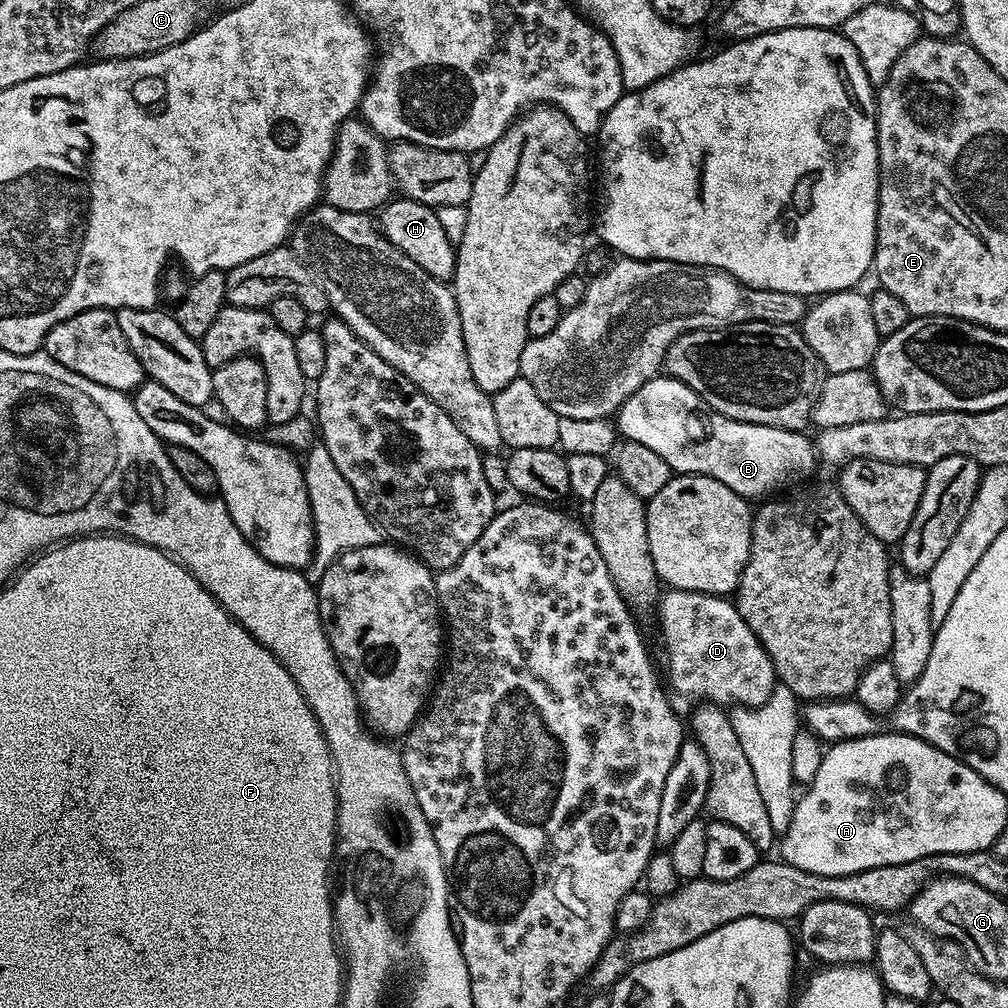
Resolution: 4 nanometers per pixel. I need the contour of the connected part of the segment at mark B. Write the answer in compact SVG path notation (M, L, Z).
M658 374L640 386L620 407L614 417L614 424L623 439L638 442L661 455L673 473L712 477L749 502L779 493L776 491L804 479L818 465L815 443L810 436L804 436L806 434L803 431L788 431L726 418L713 410L690 386L667 374Z

